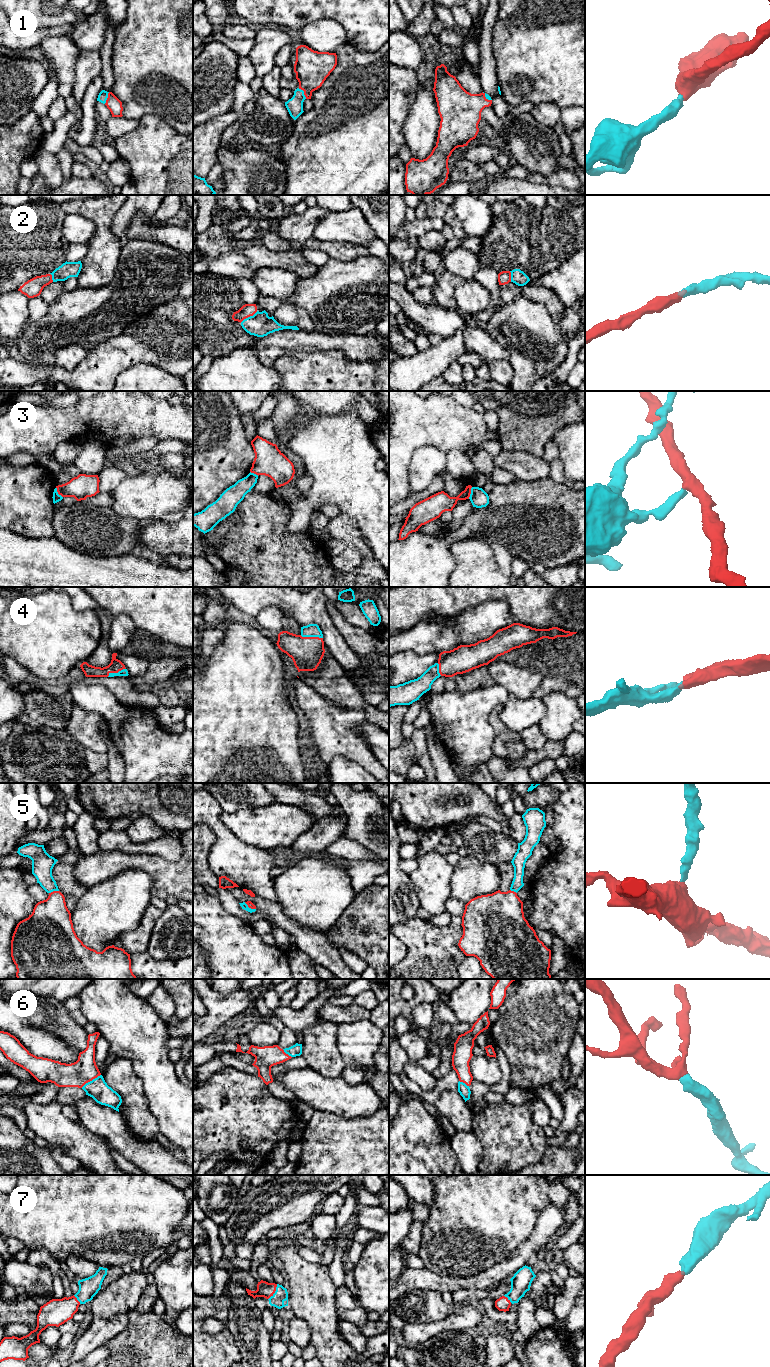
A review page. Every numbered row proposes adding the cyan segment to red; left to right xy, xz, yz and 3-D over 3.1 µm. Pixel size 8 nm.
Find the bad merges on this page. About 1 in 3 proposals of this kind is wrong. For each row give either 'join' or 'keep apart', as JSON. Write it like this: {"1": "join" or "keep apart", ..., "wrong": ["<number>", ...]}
{"1": "join", "2": "join", "3": "keep apart", "4": "join", "5": "join", "6": "join", "7": "join", "wrong": ["3"]}

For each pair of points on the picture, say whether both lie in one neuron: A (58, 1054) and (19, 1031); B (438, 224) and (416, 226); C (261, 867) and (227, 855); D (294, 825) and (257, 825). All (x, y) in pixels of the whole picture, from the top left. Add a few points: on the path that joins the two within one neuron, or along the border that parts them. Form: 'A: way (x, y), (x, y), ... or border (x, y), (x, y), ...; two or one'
A: way (48, 1045), (40, 1043), (29, 1036); one
B: way (433, 224), (421, 226); one
C: way (253, 867), (249, 867), (235, 859); one
D: way (285, 825), (266, 825); one

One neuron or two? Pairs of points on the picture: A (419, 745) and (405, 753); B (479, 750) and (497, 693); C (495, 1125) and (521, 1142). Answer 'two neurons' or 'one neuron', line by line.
A: two neurons
B: one neuron
C: one neuron

